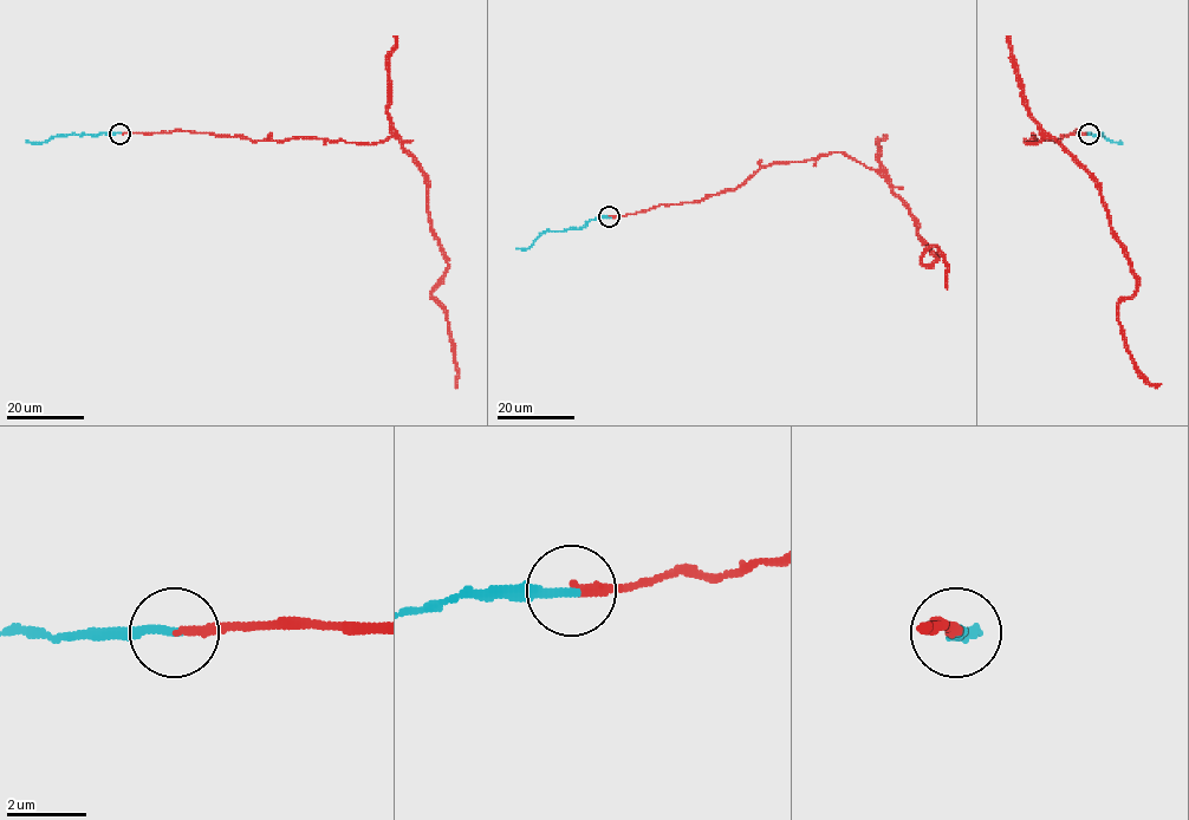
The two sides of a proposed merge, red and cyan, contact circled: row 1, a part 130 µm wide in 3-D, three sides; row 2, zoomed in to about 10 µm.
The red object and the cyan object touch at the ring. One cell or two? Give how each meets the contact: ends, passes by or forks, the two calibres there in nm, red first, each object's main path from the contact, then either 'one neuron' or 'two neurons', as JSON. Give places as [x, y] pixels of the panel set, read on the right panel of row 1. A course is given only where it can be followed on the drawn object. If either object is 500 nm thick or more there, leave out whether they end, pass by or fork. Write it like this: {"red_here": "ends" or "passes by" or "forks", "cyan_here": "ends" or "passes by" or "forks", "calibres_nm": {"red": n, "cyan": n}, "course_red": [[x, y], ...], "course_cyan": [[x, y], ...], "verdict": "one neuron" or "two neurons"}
{"red_here": "ends", "cyan_here": "ends", "calibres_nm": {"red": 240, "cyan": 240}, "course_red": [[1089, 132], [1024, 142], [1051, 137], [1093, 181], [1136, 281], [1118, 304], [1121, 333], [1135, 368], [1161, 384]], "course_cyan": [[1089, 132], [1119, 141]], "verdict": "one neuron"}

